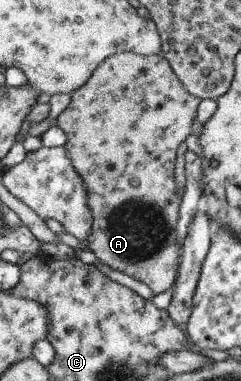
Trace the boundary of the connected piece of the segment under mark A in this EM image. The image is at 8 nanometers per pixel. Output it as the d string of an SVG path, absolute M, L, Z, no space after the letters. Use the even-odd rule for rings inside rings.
M120 52L107 57L98 64L98 67L90 74L86 83L82 87L75 89L70 94L70 102L65 109L59 113L54 121L54 125L58 126L62 133L66 136L66 143L64 143L64 151L74 168L74 171L82 178L84 189L86 189L86 205L90 209L92 216L92 225L90 233L86 236L87 247L98 261L108 265L110 269L116 269L125 273L126 275L144 283L152 293L162 293L169 289L173 282L178 269L178 245L176 244L175 225L178 219L178 205L182 193L176 193L176 181L174 181L174 156L178 145L188 137L191 133L190 125L194 121L197 114L197 105L199 99L190 95L182 87L178 77L174 75L169 63L164 59L160 53L156 55L143 56L132 52Z

